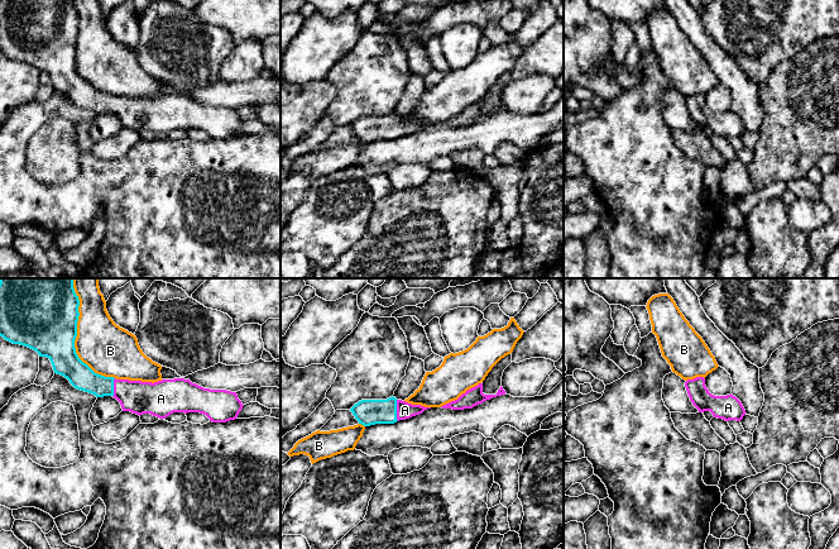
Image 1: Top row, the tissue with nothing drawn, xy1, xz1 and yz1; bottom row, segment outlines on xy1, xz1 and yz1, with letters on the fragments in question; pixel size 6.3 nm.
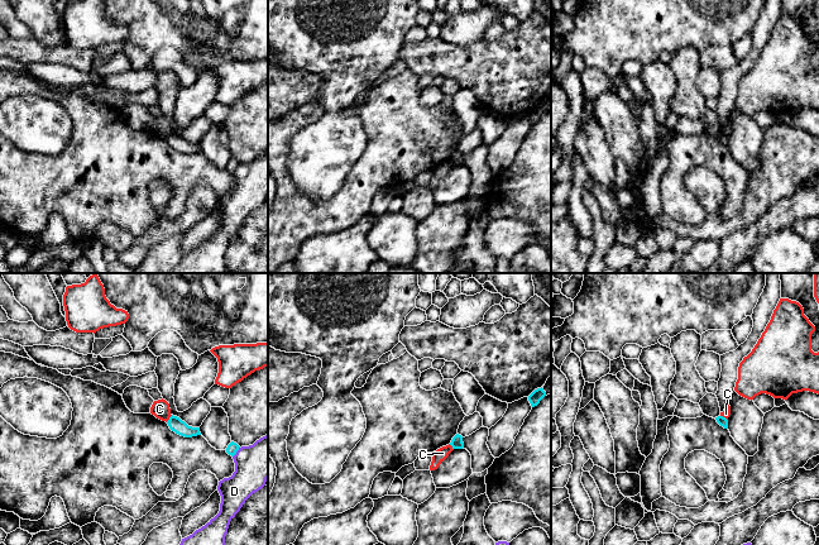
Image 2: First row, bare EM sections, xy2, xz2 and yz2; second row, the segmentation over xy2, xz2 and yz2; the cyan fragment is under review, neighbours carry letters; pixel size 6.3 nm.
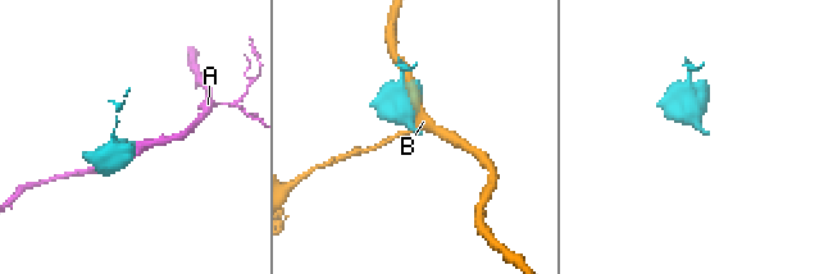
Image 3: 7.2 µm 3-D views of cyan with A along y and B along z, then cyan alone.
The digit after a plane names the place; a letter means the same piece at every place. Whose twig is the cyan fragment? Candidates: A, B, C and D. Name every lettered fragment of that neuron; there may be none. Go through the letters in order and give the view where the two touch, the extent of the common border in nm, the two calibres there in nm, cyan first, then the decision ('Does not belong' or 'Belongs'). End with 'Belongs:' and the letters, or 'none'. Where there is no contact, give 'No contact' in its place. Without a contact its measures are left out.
A: Touches cyan in xz1. Shared border 140 nm. Thickness 160 nm (cyan) against 110 nm. Belongs
B: Touches cyan in xy1. Shared border 650 nm. Thickness 440 nm (cyan) against 320 nm. Does not belong
C: Touches cyan in xy2. Shared border 60 nm. Thickness 90 nm (cyan) against 110 nm. Does not belong
D: Touches cyan in xy2. Shared border 80 nm. Thickness 70 nm (cyan) against 260 nm. Does not belong
Belongs: A

